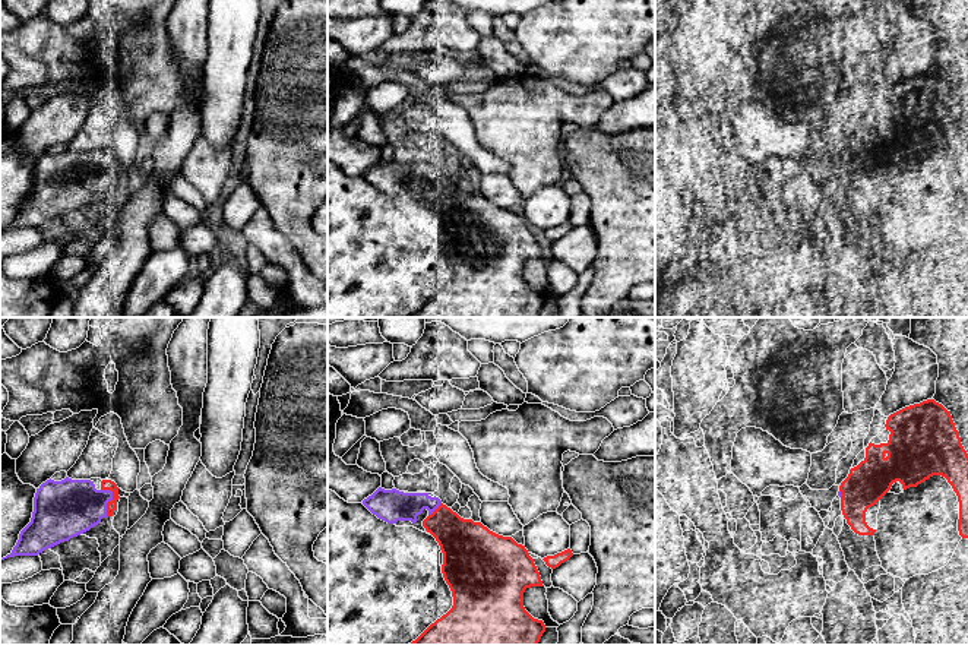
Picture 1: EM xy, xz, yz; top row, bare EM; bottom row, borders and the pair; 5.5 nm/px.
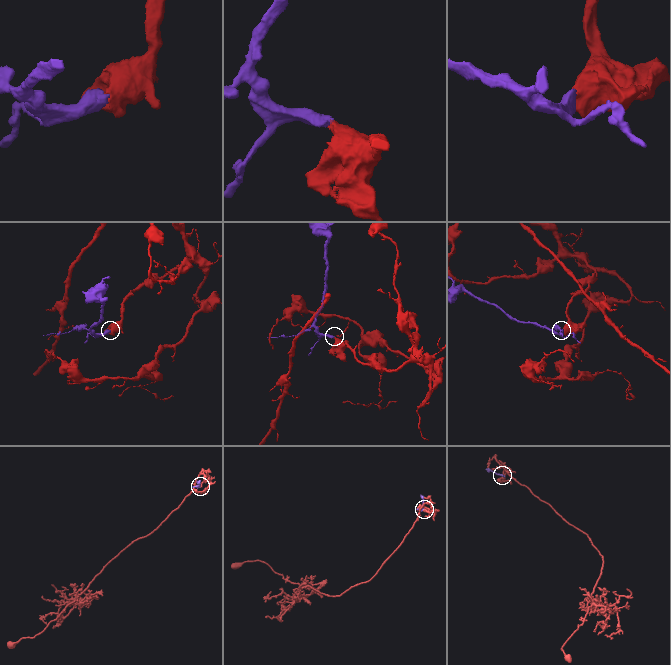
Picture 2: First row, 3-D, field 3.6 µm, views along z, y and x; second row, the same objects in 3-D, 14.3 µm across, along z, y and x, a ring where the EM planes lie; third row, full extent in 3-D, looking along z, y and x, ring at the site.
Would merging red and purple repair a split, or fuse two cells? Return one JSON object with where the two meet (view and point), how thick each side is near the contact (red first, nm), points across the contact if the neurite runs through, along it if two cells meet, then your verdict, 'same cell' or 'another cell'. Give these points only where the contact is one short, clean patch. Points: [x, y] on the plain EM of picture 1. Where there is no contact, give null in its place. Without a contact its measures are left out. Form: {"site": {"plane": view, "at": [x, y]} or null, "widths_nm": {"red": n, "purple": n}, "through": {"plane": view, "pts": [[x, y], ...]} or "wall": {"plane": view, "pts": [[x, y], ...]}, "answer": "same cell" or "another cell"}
{"site": {"plane": "xy", "at": [113, 171]}, "widths_nm": {"red": 60, "purple": 320}, "answer": "same cell"}

